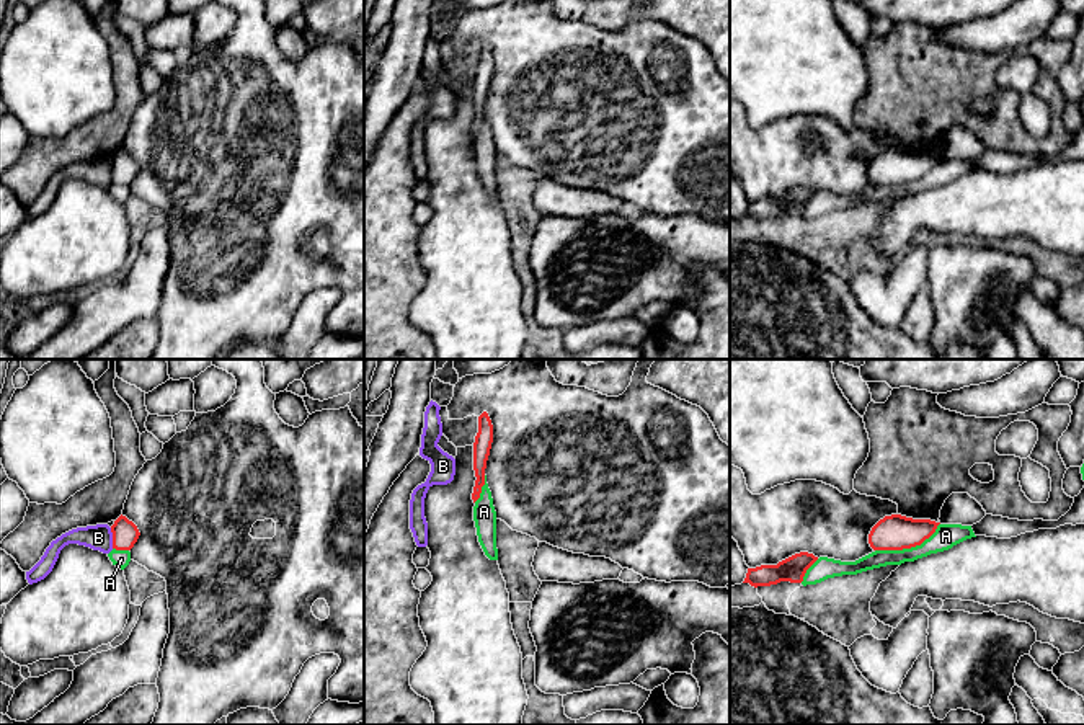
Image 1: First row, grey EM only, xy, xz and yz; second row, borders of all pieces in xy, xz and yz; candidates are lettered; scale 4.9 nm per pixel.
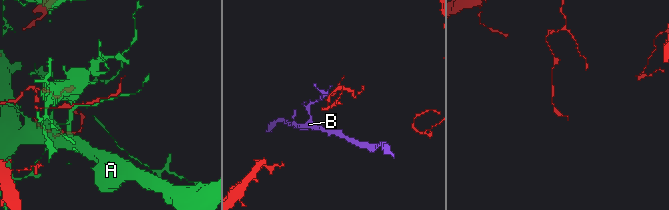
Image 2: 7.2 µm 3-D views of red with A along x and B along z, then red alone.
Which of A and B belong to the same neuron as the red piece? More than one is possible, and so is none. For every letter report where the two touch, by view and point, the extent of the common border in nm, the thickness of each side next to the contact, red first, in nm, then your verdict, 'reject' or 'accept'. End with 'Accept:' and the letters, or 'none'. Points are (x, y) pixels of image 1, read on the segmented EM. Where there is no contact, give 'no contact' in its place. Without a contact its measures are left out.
A: yz (908, 547) | 340 nm | 180/120 nm | reject
B: xy (113, 538) | 110 nm | 130/130 nm | reject
Accept: none

